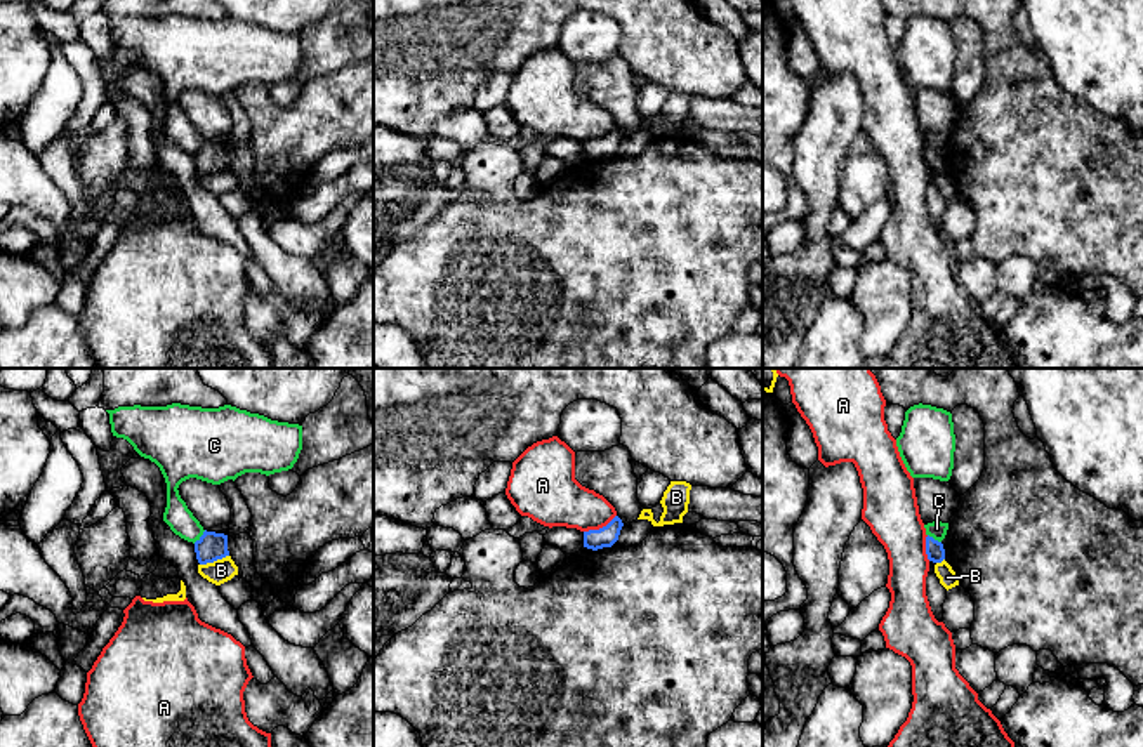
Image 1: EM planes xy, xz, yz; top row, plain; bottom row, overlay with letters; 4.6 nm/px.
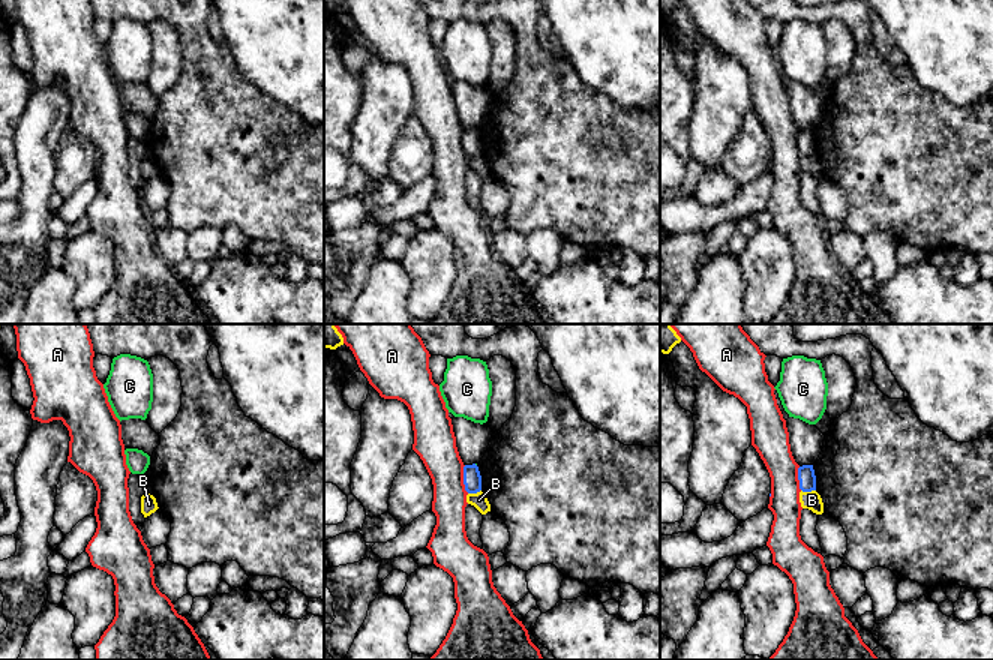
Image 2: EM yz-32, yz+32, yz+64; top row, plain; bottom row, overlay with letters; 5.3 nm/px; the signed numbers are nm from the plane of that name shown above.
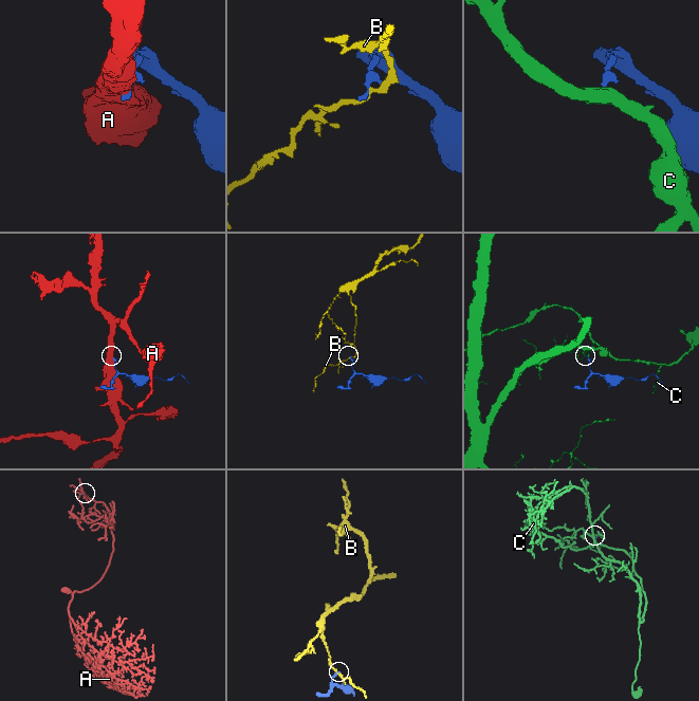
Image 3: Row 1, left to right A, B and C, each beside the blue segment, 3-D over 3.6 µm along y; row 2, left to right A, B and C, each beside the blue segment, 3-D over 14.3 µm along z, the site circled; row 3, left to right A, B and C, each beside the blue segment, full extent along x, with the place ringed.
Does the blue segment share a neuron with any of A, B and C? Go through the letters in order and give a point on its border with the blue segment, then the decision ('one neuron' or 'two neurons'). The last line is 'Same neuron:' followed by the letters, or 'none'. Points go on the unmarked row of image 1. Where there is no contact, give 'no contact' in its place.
A: contact xz (600, 139); two neurons
B: contact xy (214, 171); two neurons
C: contact xy (200, 148); two neurons
Same neuron: none

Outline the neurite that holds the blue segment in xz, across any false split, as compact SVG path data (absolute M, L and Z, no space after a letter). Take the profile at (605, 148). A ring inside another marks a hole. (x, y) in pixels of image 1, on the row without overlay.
M615 127L603 139L584 142L584 158L592 162L611 158L618 151L622 137L624 137L622 130Z

